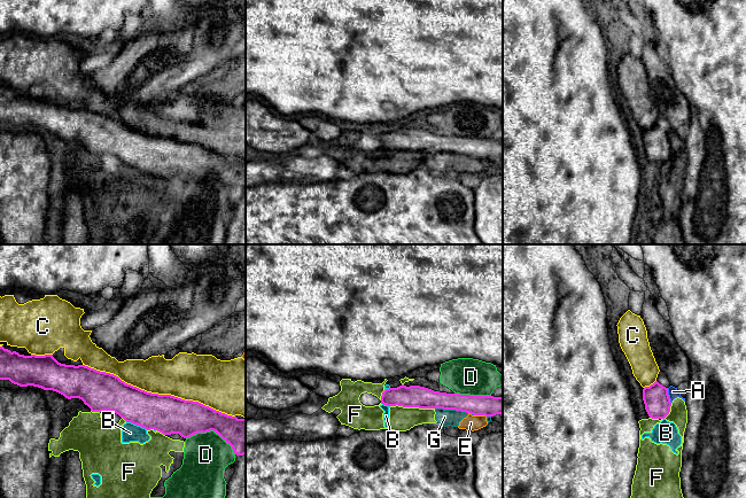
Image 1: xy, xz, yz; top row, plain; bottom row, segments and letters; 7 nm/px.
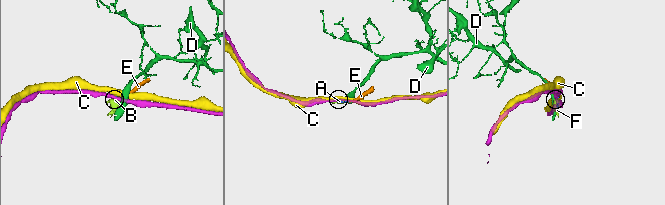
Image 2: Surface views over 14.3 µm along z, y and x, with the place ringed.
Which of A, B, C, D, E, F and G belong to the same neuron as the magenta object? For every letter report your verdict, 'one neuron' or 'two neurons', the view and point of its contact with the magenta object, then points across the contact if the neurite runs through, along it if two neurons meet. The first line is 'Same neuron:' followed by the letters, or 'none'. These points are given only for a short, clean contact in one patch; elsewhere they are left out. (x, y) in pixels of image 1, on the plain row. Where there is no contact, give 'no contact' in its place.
Same neuron: C
A: two neurons; contact yz (668, 139)
B: two neurons; contact xy (137, 168); border xy (126, 164), (147, 172)
C: one neuron; contact xy (157, 137)
D: two neurons; contact xy (212, 172); border xy (186, 180), (197, 176), (215, 173), (235, 196)
E: two neurons; contact xz (480, 157); border xz (473, 157), (483, 157), (486, 160)
F: two neurons; contact xz (412, 149)
G: two neurons; contact xz (451, 152); border xz (435, 150), (455, 152), (467, 156)

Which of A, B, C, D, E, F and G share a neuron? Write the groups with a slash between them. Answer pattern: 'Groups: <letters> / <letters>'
Groups: A B E F G / C / D

